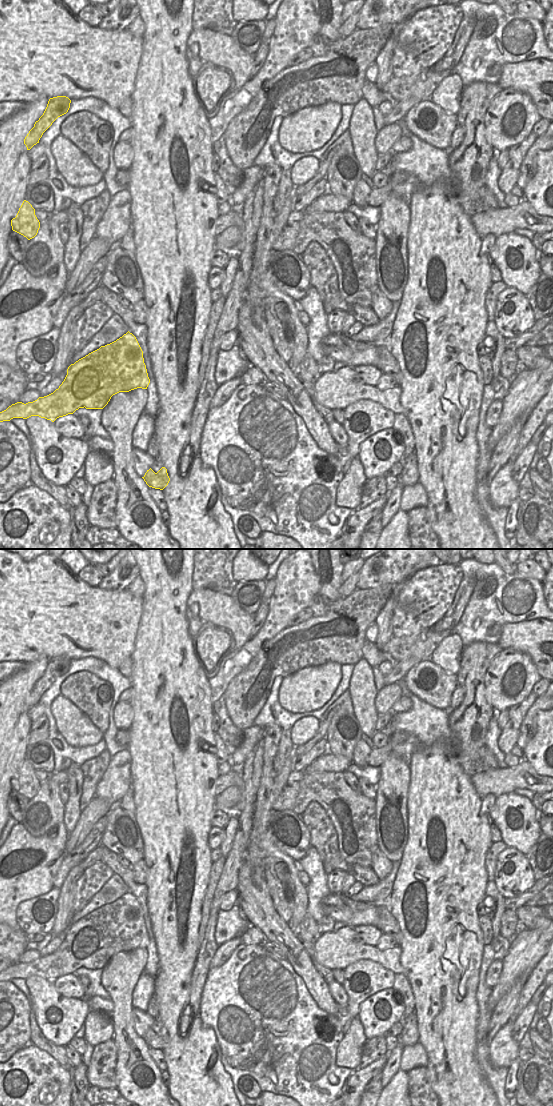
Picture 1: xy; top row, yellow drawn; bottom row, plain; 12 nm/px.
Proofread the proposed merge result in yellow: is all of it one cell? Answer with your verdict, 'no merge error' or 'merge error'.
merge error

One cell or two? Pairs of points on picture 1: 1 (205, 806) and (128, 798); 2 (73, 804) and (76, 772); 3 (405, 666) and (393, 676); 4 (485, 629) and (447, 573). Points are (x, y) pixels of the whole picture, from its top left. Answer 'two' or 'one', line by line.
1: two
2: one
3: one
4: two

